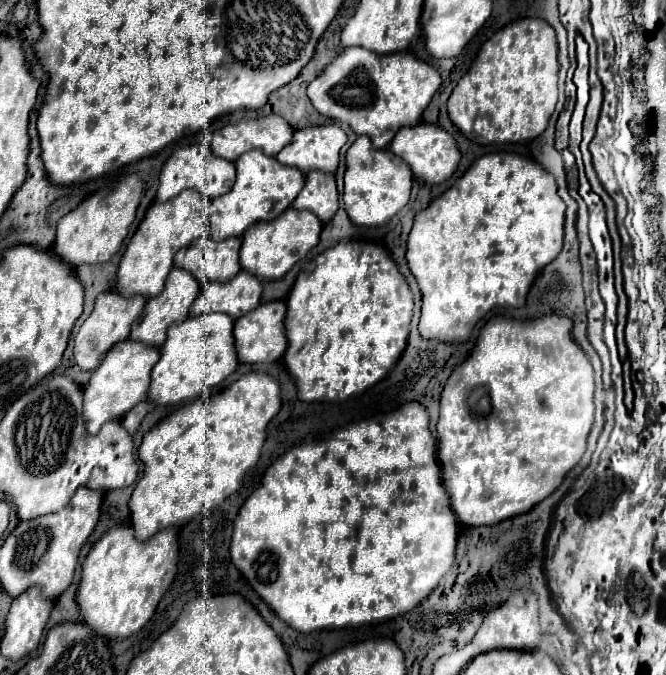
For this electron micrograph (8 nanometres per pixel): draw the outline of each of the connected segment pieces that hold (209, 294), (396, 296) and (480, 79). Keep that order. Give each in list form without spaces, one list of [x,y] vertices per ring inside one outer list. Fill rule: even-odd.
[[[238,272],[228,282],[210,282],[202,288],[200,296],[194,300],[190,314],[210,314],[210,312],[222,312],[232,318],[244,316],[252,308],[260,304],[262,296],[262,284],[256,276],[250,276],[250,272]]]
[[[340,242],[316,258],[316,268],[306,274],[300,272],[298,280],[286,300],[286,336],[288,350],[284,362],[288,372],[296,378],[300,400],[338,400],[364,392],[378,380],[382,380],[394,368],[406,348],[408,328],[412,320],[412,292],[406,278],[398,272],[390,252],[370,242]]]
[[[524,18],[512,22],[484,42],[468,72],[458,80],[448,100],[450,120],[464,132],[466,138],[478,144],[534,140],[546,130],[558,102],[558,70],[558,42],[554,28],[542,18]]]

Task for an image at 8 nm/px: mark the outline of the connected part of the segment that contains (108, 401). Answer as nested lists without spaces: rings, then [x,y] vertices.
[[[124,340],[106,354],[104,362],[92,372],[92,378],[84,388],[84,420],[90,434],[98,434],[104,422],[120,420],[128,410],[148,398],[150,370],[158,362],[158,358],[158,348],[136,340]]]

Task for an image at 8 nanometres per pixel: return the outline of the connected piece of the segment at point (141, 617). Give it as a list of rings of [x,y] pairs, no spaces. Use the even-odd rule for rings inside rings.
[[[120,524],[116,528],[110,528],[90,550],[86,556],[86,562],[82,566],[82,580],[78,588],[78,606],[84,616],[84,622],[100,636],[106,638],[128,638],[136,634],[154,614],[160,598],[172,584],[176,576],[176,564],[178,564],[178,530],[166,528],[158,534],[154,534],[150,540],[140,542],[134,538],[132,526]]]

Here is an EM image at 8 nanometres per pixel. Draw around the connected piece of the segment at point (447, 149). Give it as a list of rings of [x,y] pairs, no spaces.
[[[420,122],[416,126],[402,128],[398,136],[394,136],[394,140],[390,142],[390,150],[396,156],[400,156],[402,160],[406,160],[406,164],[410,164],[416,178],[428,184],[440,184],[446,178],[450,178],[460,162],[460,150],[458,150],[454,136],[446,132],[444,128],[440,128],[438,124],[428,124],[428,122]]]

